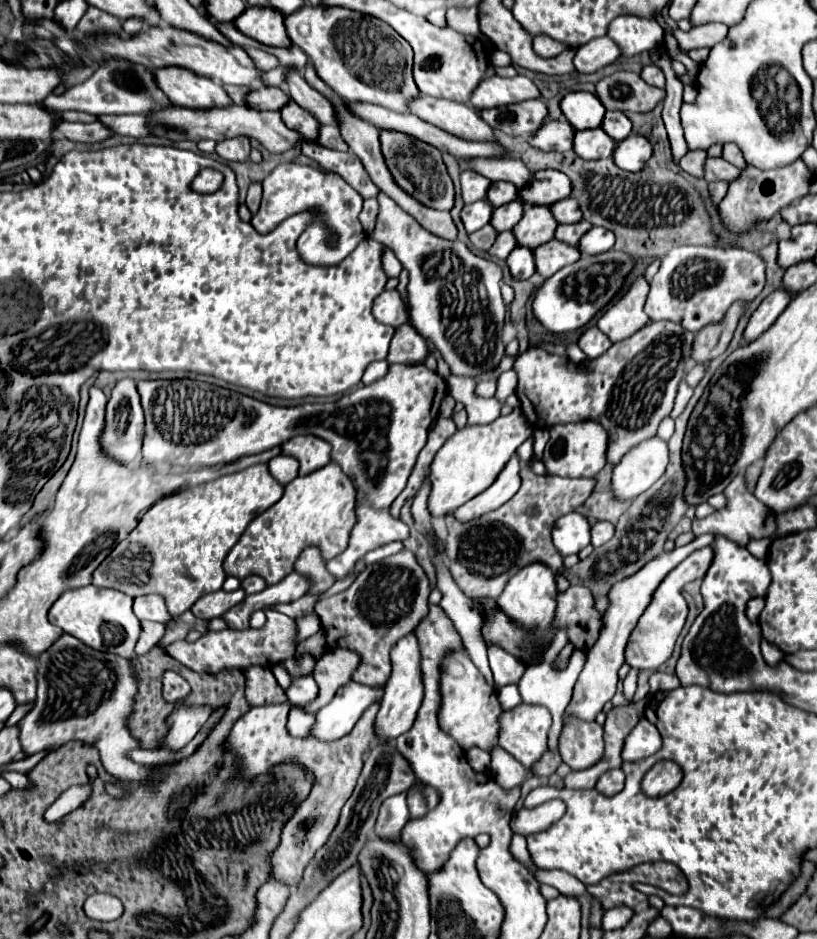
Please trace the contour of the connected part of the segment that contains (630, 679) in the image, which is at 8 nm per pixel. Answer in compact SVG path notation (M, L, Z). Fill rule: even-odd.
M629 671L627 679L625 679L625 699L629 703L633 703L633 697L635 697L635 687L637 687L637 671Z

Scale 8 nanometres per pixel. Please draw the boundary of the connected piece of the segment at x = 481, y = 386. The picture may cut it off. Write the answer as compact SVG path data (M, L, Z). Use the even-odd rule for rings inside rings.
M491 379L491 381L479 381L477 387L475 387L475 395L477 397L493 397L495 387L497 387L495 379Z

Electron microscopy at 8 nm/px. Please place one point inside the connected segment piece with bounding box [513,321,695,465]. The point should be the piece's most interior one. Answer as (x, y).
(630, 389)

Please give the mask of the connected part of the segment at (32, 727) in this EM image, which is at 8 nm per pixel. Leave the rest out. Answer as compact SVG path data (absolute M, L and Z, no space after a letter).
M63 633L47 651L43 651L39 655L37 701L35 701L35 707L19 721L19 727L21 727L19 741L23 745L23 751L27 755L33 755L41 749L47 749L47 747L57 749L71 739L79 739L79 741L93 745L99 751L103 769L117 783L121 783L123 787L129 787L129 789L145 787L145 789L153 791L157 785L155 775L153 775L155 769L149 765L139 765L139 763L129 759L129 753L133 749L141 749L139 739L135 739L127 727L127 723L129 723L127 717L133 715L133 703L137 701L137 689L139 689L139 681L137 681L131 659L117 657L115 653L91 649L89 645L77 641L77 637Z

